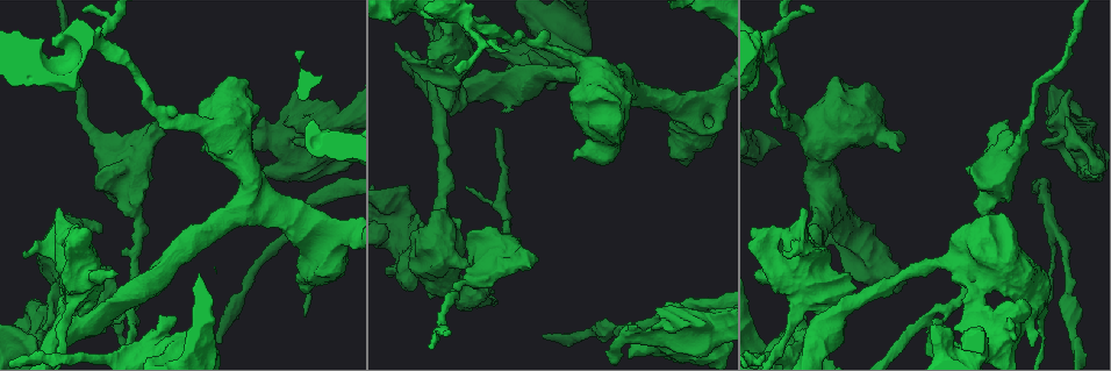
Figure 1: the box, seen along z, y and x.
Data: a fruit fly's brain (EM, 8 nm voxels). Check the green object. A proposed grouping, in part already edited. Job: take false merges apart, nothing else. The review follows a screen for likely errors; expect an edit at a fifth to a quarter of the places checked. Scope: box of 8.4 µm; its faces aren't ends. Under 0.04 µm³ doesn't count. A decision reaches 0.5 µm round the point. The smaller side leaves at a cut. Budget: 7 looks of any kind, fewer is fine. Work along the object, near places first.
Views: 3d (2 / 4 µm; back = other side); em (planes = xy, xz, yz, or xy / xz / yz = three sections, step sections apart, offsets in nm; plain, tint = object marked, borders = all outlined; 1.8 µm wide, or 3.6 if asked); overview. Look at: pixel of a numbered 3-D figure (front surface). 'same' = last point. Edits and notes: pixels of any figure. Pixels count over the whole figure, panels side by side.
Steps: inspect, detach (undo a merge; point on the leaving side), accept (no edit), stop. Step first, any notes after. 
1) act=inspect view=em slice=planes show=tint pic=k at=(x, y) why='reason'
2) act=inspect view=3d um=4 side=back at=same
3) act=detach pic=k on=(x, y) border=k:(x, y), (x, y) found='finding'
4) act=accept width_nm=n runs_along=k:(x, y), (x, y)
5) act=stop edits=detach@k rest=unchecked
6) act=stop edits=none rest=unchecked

act=inspect view=em um=3.6 slice=planes show=tint pic=1 at=(606, 84) why='sudden change in width'

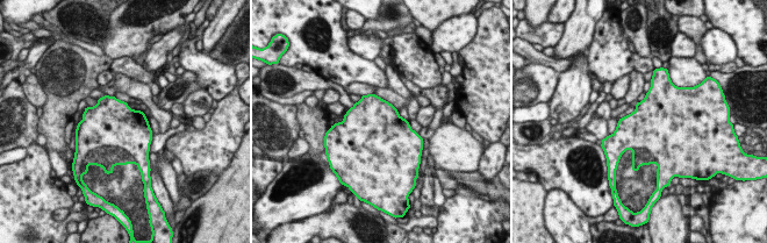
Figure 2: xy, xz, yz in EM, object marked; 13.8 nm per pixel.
act=accept width_nm=700 found='all the same neuron'

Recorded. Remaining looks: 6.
act=inspect view=3d um=4 side=back pic=1 at=(96, 40) why='abrupt turn'

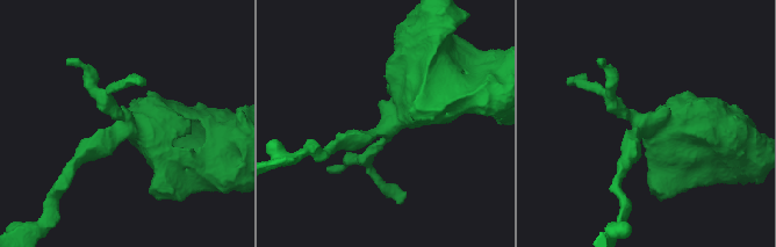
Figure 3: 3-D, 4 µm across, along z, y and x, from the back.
act=inspect view=em slice=xy step=16 show=tint pic=3 at=(647, 127) why='need the tissue'

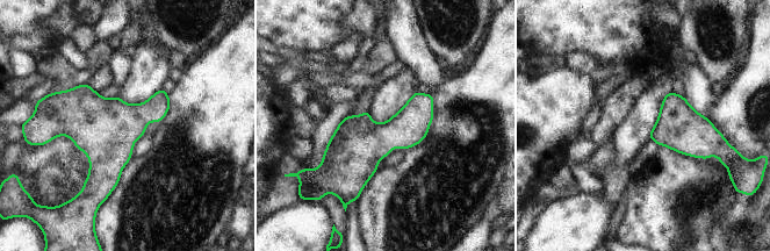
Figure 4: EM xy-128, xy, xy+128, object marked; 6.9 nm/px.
act=inspect view=em slice=planes show=tint at=same

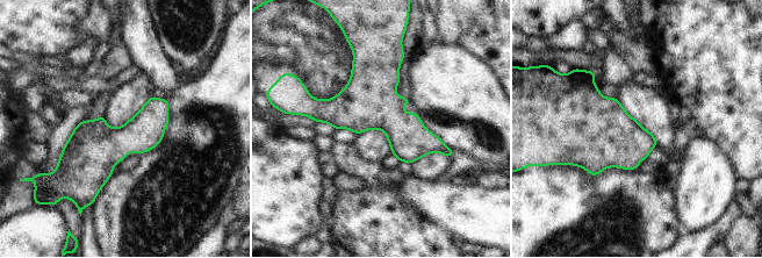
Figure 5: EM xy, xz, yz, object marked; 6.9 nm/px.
act=accept found='one neuron here'

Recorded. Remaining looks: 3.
act=inspect view=3d um=4 pic=1 at=(540, 55)

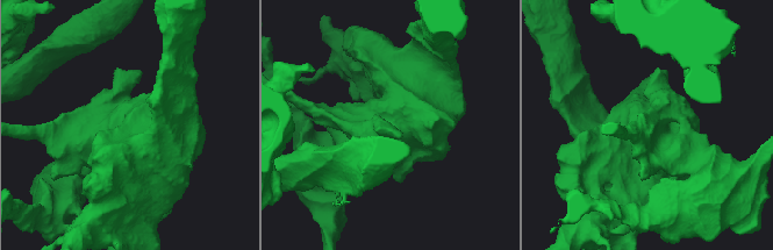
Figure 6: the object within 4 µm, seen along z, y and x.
act=inspect view=em um=3.6 slice=yz step=8 show=tint pic=6 at=(391, 121) why='shape alone is not enough'

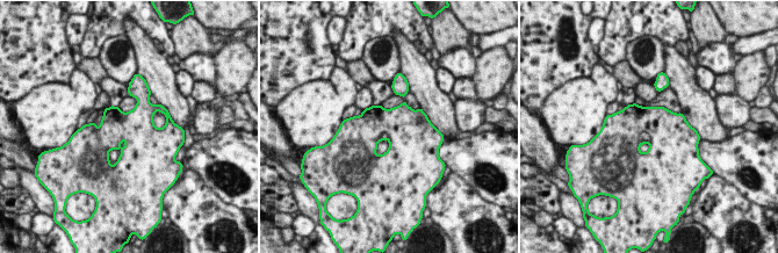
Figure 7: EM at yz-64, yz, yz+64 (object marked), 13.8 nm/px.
act=inspect view=em um=3.6 slice=planes show=tint at=same why='cut it another way'

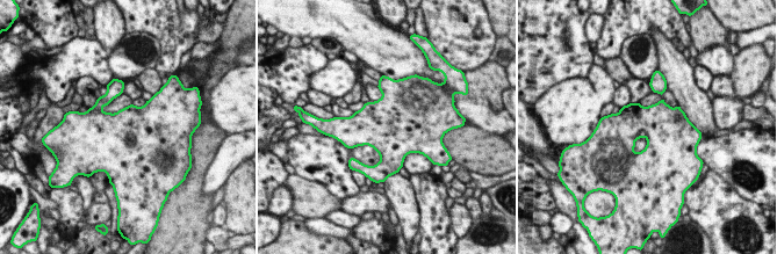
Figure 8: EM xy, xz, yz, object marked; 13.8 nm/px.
act=accept found='continuous, no second neuron'

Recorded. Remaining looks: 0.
act=stop edits=none rest=unchecked

